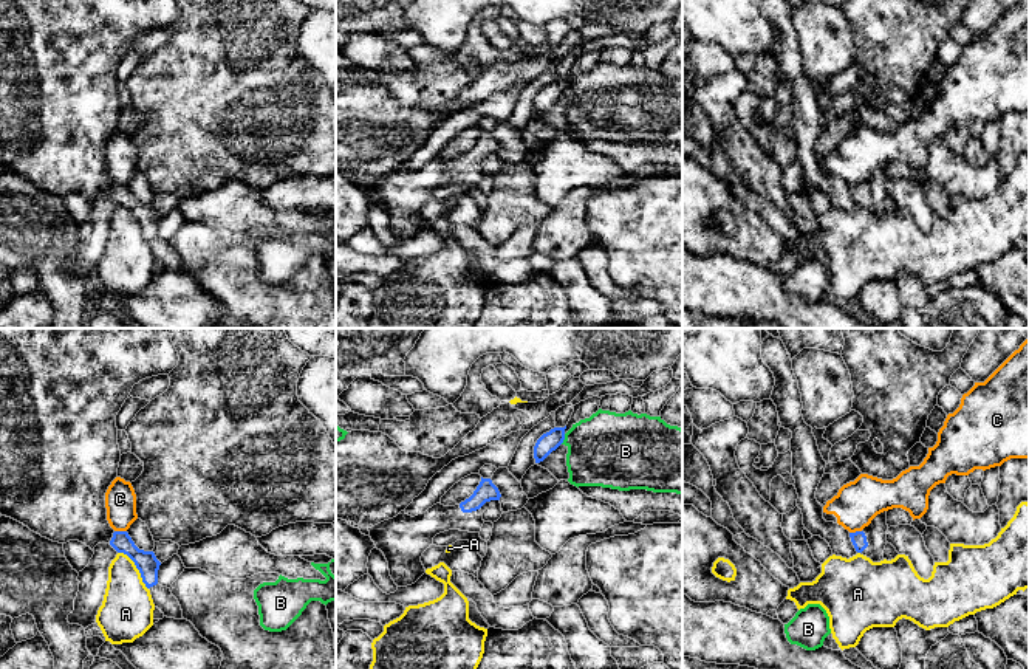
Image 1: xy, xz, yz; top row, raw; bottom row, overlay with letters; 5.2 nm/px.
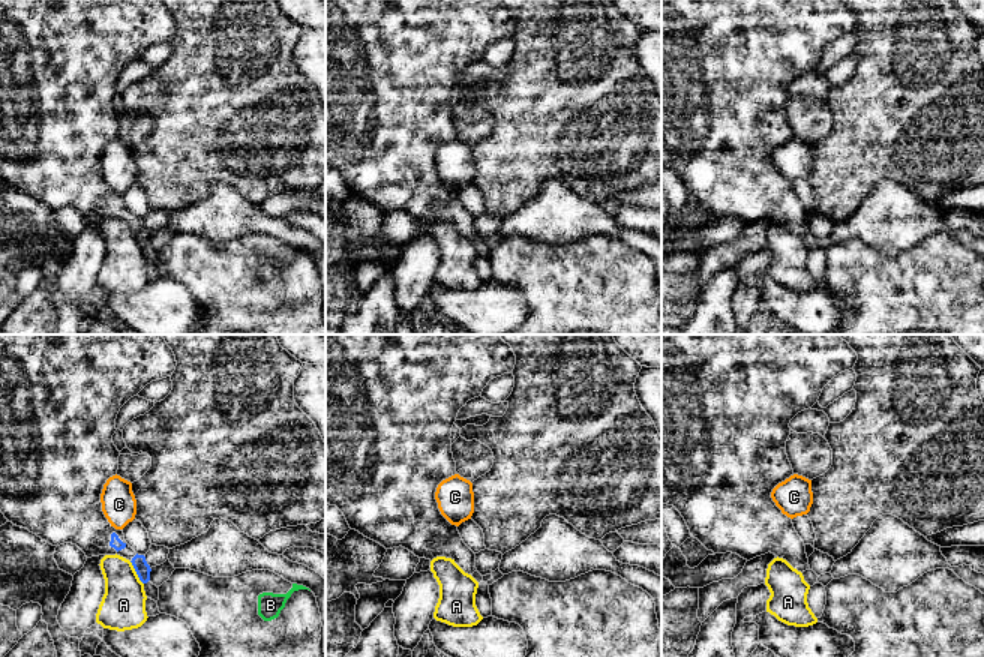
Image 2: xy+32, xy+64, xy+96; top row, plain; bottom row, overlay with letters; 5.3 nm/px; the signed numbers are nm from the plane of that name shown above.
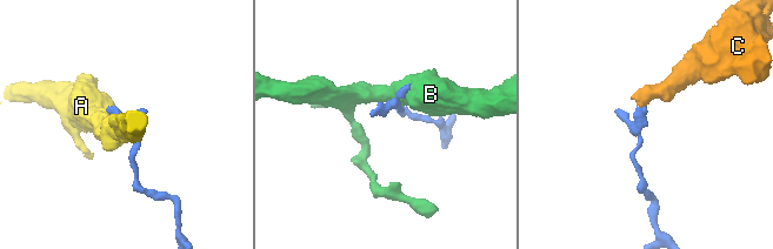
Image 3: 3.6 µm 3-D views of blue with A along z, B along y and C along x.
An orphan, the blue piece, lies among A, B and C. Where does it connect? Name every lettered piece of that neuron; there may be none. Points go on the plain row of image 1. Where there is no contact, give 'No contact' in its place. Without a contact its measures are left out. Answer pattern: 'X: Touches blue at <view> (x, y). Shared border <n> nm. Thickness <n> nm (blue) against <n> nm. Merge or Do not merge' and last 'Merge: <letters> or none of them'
A: Touches blue at xy (136, 220). Shared border 260 nm. Thickness 120 nm (blue) against 280 nm. Do not merge
B: Touches blue at xz (564, 92). Shared border 60 nm. Thickness 100 nm (blue) against 400 nm. Do not merge
C: Touches blue at xy (121, 185). Shared border 60 nm. Thickness 120 nm (blue) against 160 nm. Do not merge
Merge: none of them

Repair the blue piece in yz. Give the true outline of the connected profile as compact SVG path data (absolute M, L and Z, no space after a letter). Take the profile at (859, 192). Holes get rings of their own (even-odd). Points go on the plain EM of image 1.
M884 164L862 184L850 186L850 190L857 206L870 211L873 215L880 215L884 214L887 184L887 164Z

